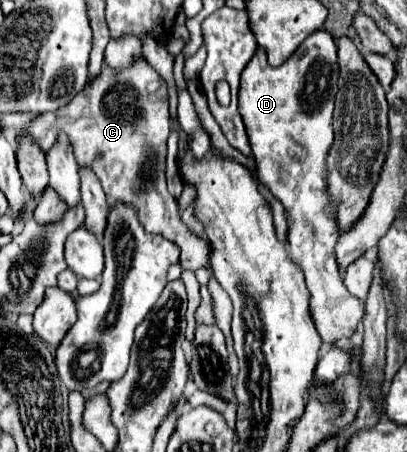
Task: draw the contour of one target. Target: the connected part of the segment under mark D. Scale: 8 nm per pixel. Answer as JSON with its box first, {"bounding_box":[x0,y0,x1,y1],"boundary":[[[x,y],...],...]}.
{"bounding_box":[238,30,373,344],"boundary":[[[317,30],[279,68],[271,68],[265,52],[257,48],[255,56],[241,72],[238,92],[238,110],[253,148],[257,176],[287,212],[289,257],[303,270],[305,284],[311,294],[311,318],[321,338],[331,344],[339,338],[351,338],[357,330],[359,320],[363,318],[363,304],[357,298],[367,298],[373,278],[373,262],[367,258],[357,258],[345,270],[345,278],[341,278],[335,262],[339,224],[337,220],[331,220],[331,212],[337,208],[327,192],[325,158],[333,144],[331,122],[337,80],[339,64],[335,40],[329,32]]]}

